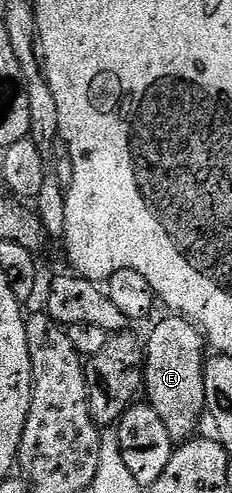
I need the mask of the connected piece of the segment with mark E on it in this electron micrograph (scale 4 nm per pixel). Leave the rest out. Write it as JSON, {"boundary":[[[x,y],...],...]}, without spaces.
{"boundary":[[[166,316],[150,330],[150,339],[144,342],[144,398],[164,420],[168,436],[181,444],[195,437],[198,421],[204,418],[206,393],[204,392],[204,359],[208,343],[203,331],[188,318]]]}

